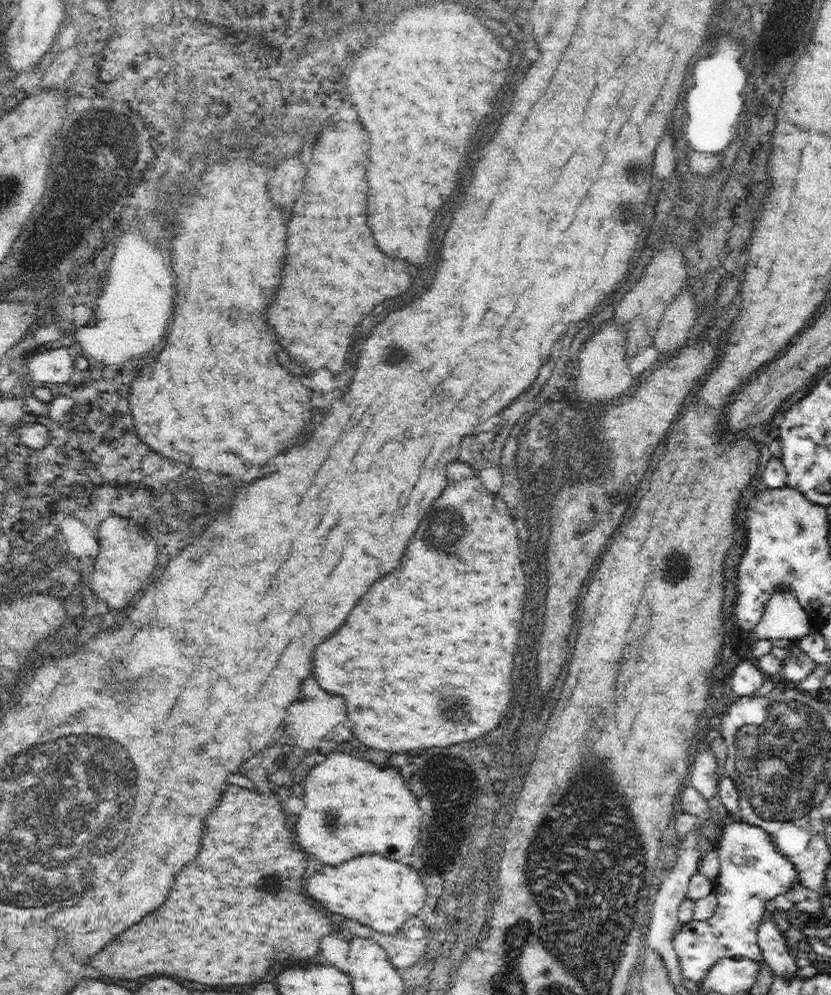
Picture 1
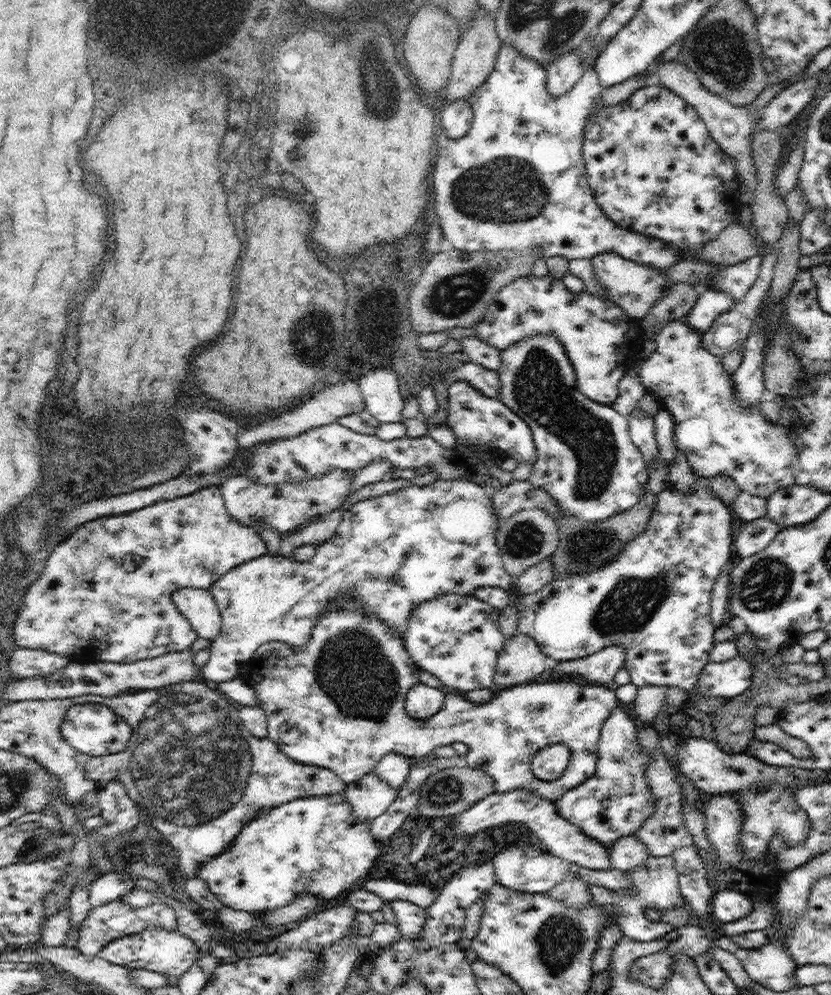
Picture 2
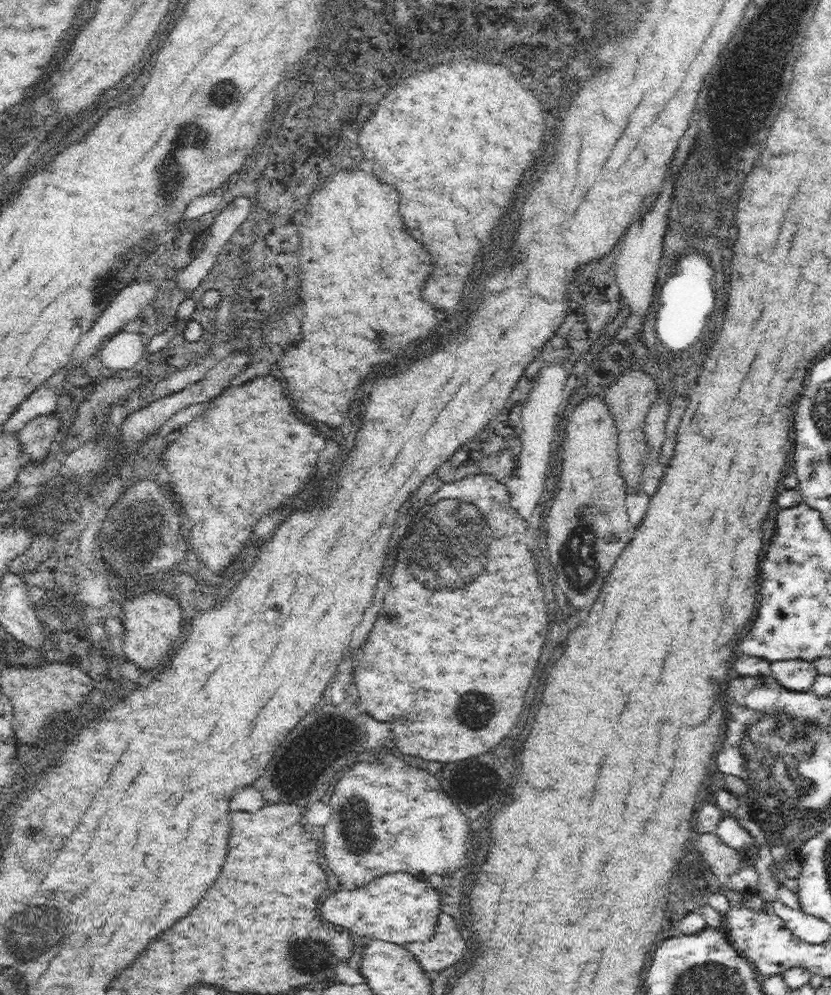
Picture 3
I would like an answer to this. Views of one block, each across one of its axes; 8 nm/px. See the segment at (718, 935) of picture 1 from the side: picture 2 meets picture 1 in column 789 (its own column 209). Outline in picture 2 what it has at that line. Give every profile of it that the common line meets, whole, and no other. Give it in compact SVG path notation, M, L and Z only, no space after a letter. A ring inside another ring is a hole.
M341 792L325 794L325 796L305 796L295 798L291 802L283 802L267 810L261 818L255 818L245 824L245 828L233 838L231 846L221 850L209 862L203 862L193 878L205 880L209 892L227 908L243 910L249 914L259 912L265 916L271 910L281 906L289 906L301 894L309 894L315 898L323 898L325 902L343 898L347 892L355 890L363 876L371 870L379 856L379 840L371 836L371 822L365 818L357 818L353 814L347 796Z

